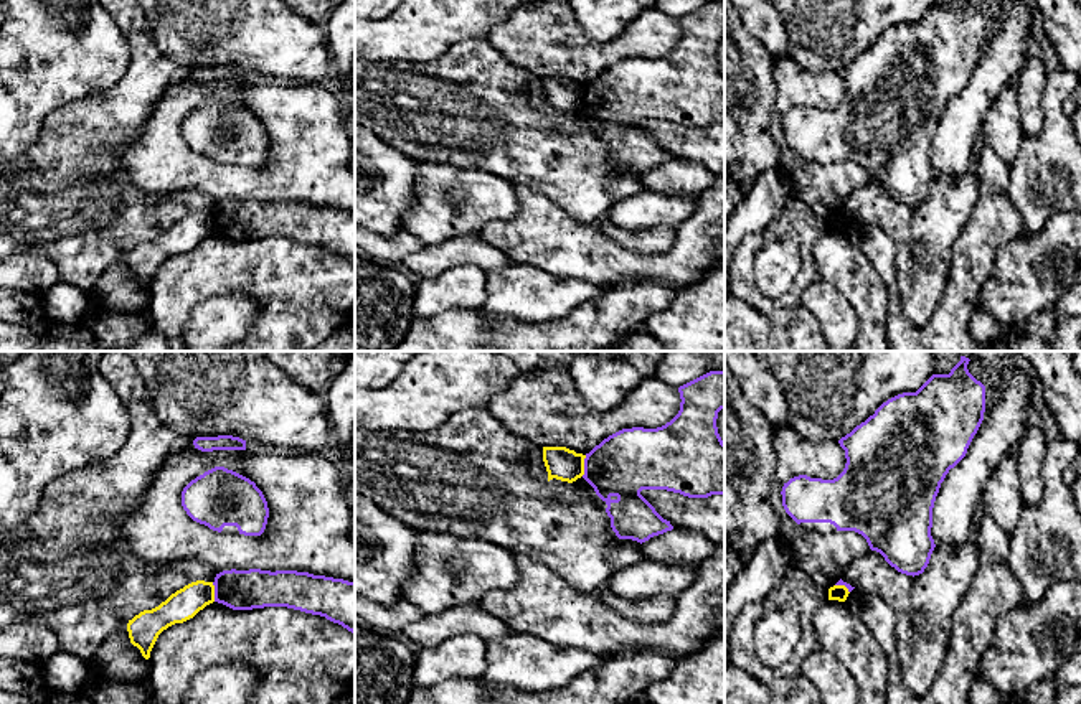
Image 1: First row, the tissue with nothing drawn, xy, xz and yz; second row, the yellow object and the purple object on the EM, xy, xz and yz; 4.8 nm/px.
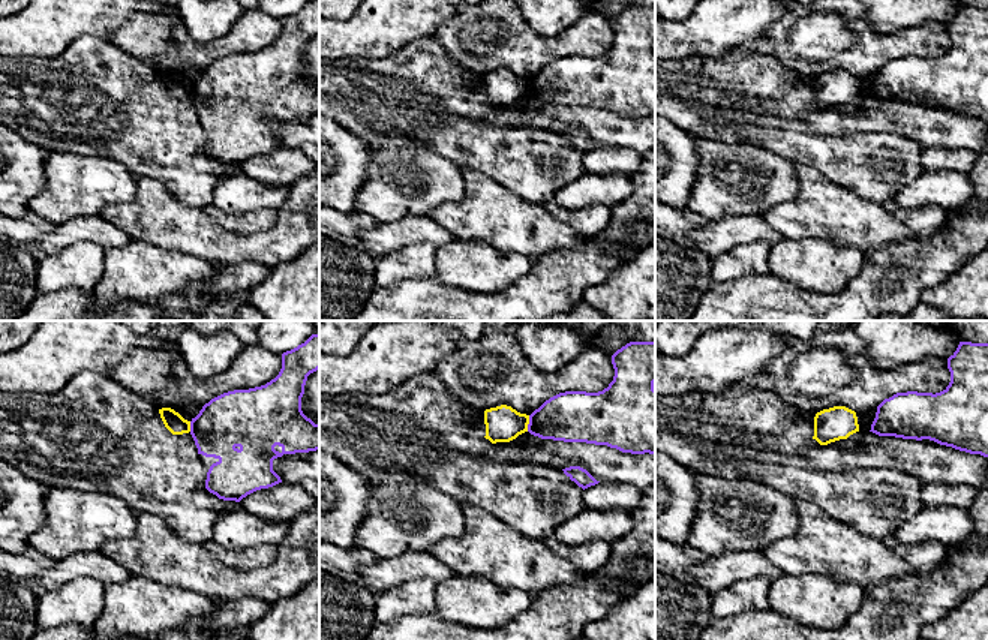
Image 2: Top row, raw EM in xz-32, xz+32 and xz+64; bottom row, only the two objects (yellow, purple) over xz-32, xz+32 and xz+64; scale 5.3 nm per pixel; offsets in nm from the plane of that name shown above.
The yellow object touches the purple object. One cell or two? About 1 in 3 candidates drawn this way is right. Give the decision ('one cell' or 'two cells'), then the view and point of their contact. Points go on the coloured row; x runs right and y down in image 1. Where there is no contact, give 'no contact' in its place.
two cells; meets yellow in xz at (583, 465)

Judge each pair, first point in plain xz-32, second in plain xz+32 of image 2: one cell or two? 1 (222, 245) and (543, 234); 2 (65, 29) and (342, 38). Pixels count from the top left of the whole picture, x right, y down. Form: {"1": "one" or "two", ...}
{"1": "one", "2": "one"}

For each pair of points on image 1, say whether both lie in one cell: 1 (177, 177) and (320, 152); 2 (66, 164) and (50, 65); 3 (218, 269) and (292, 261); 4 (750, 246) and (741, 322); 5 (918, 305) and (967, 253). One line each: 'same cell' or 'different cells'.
1: same cell
2: different cells
3: same cell
4: different cells
5: different cells

